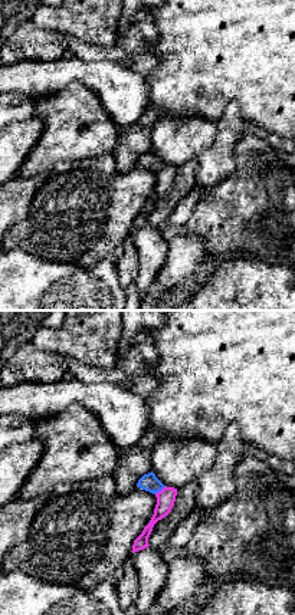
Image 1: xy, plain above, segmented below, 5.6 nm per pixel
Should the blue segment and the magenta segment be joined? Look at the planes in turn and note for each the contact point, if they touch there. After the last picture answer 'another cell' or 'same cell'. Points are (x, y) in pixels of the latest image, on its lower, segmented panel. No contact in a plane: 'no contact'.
(160, 490)

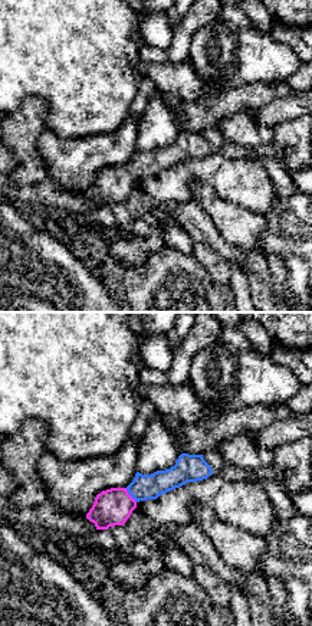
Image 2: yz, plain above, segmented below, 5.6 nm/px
(131, 495)

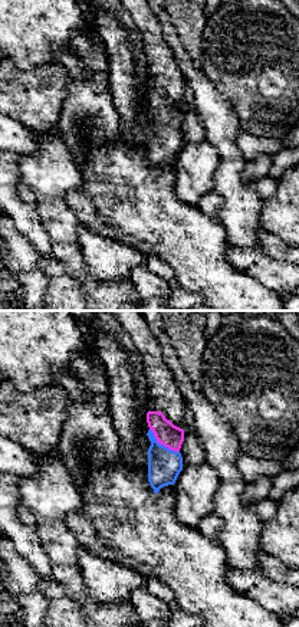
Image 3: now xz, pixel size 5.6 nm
(161, 445)

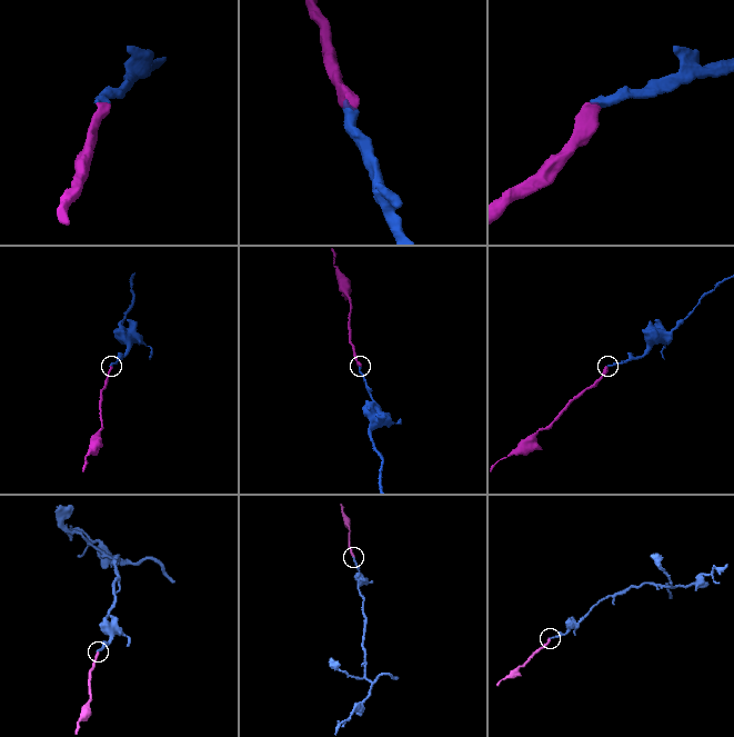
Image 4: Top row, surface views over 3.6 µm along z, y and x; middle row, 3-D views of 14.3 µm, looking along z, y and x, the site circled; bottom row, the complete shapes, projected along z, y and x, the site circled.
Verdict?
same cell

